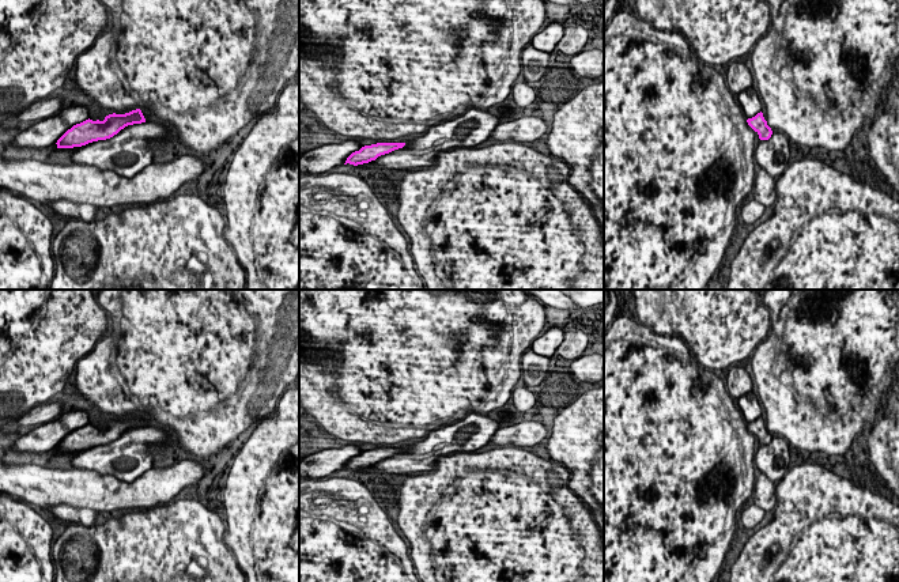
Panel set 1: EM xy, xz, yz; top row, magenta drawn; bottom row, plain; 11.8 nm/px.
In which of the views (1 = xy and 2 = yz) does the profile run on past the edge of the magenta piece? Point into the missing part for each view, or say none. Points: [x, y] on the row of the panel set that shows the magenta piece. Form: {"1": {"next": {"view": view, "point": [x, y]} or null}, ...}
{"1": {"next": null}, "2": {"next": null}}

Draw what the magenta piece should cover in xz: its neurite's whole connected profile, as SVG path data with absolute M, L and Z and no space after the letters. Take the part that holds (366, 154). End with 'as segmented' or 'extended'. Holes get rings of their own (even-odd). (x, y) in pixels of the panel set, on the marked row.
M377 143L364 146L359 151L352 152L344 165L350 163L354 166L369 163L375 160L378 156L389 154L394 150L403 148L405 143Z; as segmented

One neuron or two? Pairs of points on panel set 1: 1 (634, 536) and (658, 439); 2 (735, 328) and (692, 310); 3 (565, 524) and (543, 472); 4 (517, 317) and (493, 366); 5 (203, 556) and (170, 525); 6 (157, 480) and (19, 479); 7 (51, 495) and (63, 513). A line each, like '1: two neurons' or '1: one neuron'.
1: one neuron
2: one neuron
3: one neuron
4: one neuron
5: one neuron
6: one neuron
7: two neurons

